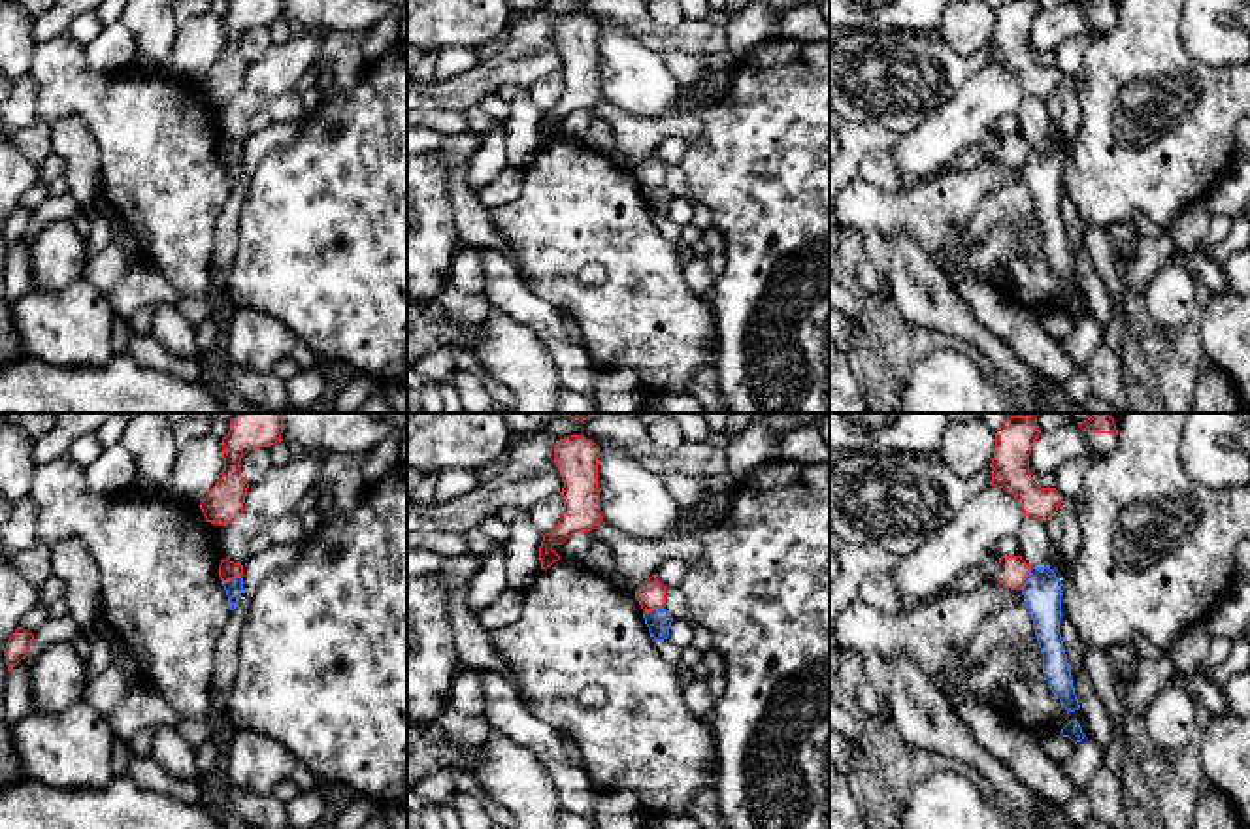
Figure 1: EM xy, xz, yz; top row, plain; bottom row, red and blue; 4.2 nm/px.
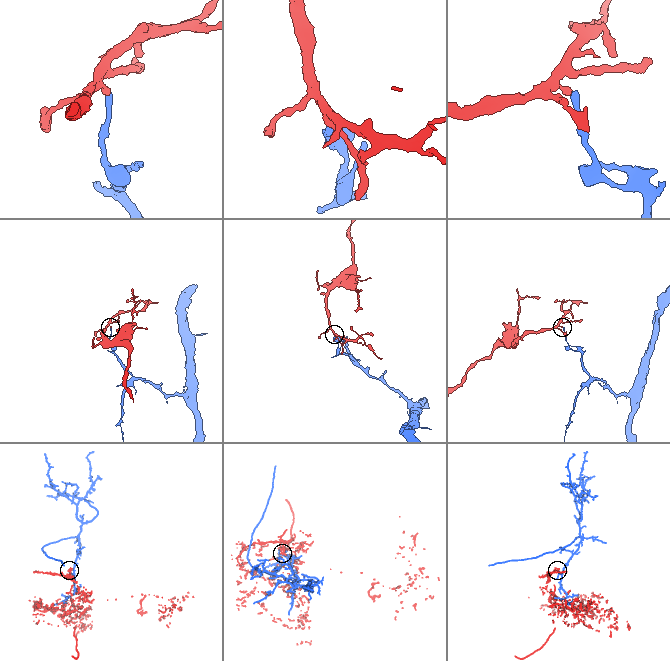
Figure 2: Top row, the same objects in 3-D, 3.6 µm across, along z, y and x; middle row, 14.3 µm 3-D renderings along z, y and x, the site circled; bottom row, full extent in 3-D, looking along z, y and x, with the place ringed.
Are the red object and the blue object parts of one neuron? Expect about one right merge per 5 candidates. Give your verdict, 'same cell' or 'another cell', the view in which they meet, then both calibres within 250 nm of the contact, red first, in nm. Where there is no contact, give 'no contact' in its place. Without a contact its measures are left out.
another cell; meets red in yz; 130 nm thick on the red side, 160 nm on the other

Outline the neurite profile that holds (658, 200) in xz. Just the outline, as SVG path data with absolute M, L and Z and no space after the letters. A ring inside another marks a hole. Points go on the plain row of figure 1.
M666 187L645 188L643 196L654 219L669 215L673 196L666 190Z

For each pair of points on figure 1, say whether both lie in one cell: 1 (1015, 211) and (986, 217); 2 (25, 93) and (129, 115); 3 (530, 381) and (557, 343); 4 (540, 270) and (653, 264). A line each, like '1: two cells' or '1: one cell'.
1: one cell
2: two cells
3: two cells
4: one cell

